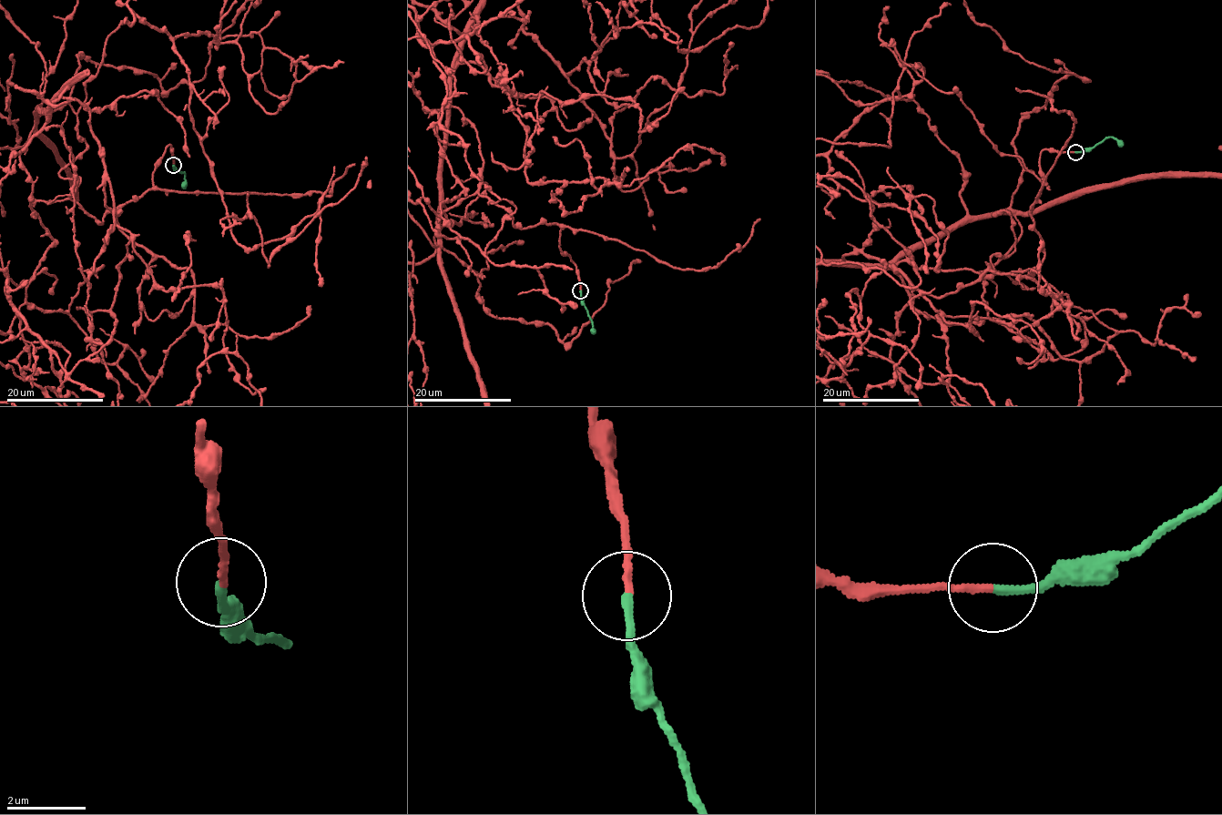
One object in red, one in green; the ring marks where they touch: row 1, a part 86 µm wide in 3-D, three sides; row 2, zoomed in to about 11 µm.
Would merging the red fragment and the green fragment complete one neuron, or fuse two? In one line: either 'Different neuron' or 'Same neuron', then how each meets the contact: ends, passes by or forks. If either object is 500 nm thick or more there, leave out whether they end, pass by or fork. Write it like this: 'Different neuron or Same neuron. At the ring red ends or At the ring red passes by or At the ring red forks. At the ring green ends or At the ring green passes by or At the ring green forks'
Same neuron. At the ring red ends. At the ring green ends

